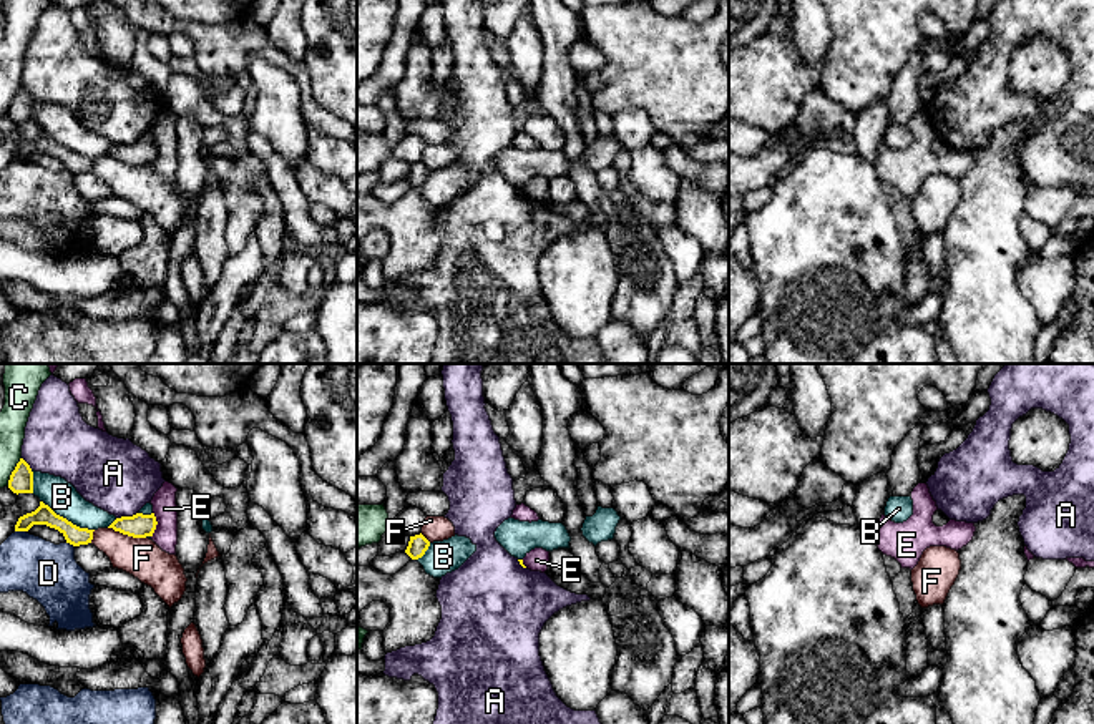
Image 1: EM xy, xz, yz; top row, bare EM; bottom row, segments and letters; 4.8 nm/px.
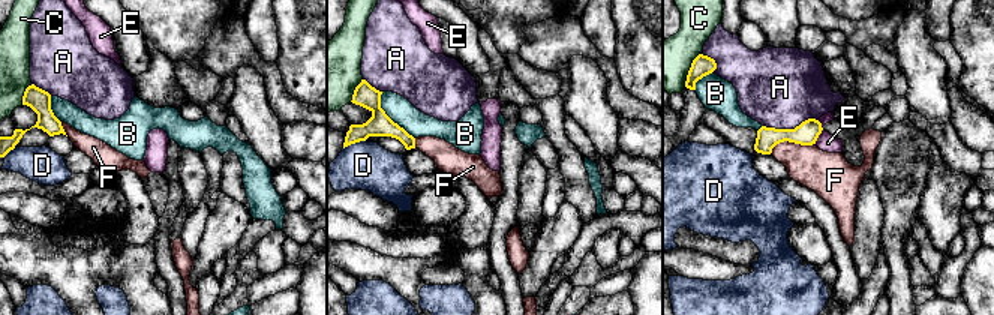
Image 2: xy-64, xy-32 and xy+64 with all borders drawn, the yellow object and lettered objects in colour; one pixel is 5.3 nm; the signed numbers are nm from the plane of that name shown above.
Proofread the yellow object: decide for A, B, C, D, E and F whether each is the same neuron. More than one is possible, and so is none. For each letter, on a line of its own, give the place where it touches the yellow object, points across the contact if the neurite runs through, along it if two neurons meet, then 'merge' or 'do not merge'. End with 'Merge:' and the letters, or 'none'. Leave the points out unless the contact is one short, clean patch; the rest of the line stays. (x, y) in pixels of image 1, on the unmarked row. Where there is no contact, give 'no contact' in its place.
A: meets yellow in xy at (126, 145); do not merge
B: meets yellow in xy at (65, 146); do not merge
C: meets yellow in xy at (12, 100); do not merge
D: meets yellow in xy at (20, 158); do not merge
E: meets yellow in xy at (156, 151); border along xy (153, 140), (156, 156), (151, 165); do not merge
F: meets yellow in xy at (126, 161); do not merge
Merge: none

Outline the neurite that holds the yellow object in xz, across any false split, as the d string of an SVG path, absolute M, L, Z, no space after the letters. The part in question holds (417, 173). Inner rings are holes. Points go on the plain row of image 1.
M420 161L420 163L410 164L410 169L408 169L405 181L412 188L418 188L425 183L428 174L430 174L430 169Z

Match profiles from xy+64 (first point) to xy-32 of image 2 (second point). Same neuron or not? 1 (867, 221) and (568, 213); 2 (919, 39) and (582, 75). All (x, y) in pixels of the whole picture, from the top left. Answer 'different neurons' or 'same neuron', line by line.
1: different neurons
2: same neuron

